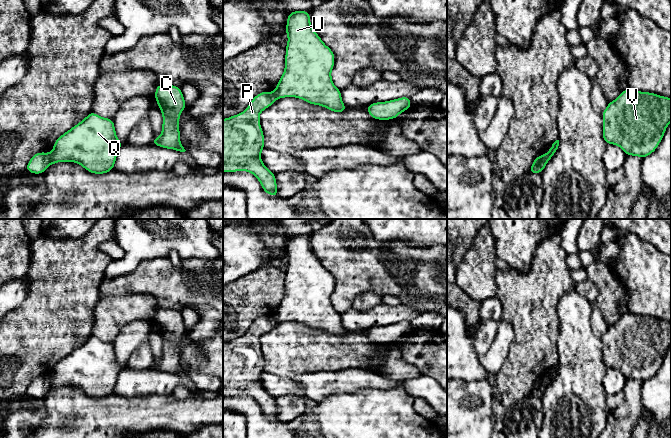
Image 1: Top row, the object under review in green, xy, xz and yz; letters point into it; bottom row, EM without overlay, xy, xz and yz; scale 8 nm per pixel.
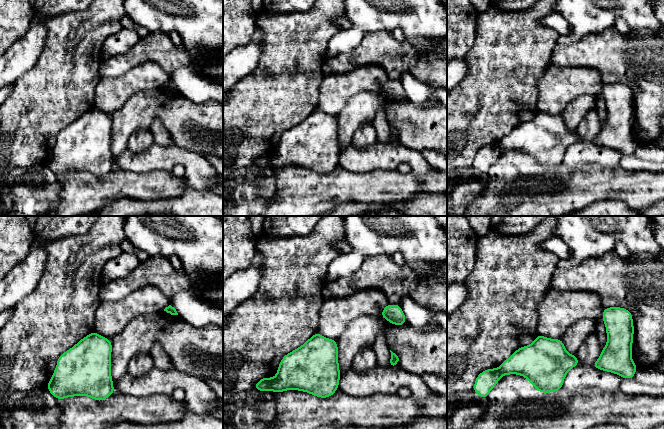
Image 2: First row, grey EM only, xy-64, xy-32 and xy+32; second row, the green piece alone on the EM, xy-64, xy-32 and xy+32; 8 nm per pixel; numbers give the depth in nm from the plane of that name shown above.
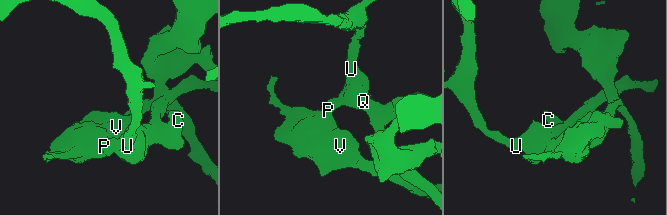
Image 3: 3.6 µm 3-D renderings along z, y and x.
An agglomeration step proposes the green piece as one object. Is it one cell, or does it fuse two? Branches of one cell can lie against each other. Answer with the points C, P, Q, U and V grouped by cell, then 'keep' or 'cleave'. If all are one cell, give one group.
groups C Q U / P V; cleave

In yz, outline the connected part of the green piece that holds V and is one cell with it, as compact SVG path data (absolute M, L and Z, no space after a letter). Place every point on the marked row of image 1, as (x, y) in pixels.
M629 86L602 112L604 141L619 146L625 155L645 158L655 152L671 122L671 99Z

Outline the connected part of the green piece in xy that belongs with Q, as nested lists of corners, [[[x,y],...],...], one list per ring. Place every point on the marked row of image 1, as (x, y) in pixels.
[[[90,112],[80,123],[62,134],[53,145],[51,164],[75,162],[92,174],[106,174],[114,169],[119,149],[124,144],[116,135],[113,119],[103,118]]]

